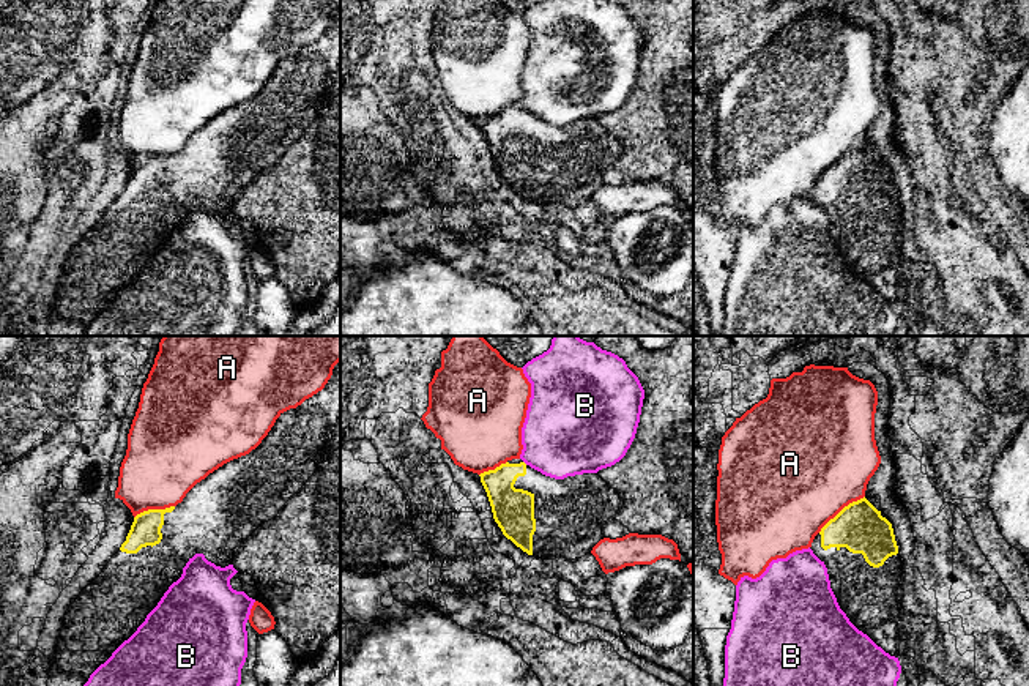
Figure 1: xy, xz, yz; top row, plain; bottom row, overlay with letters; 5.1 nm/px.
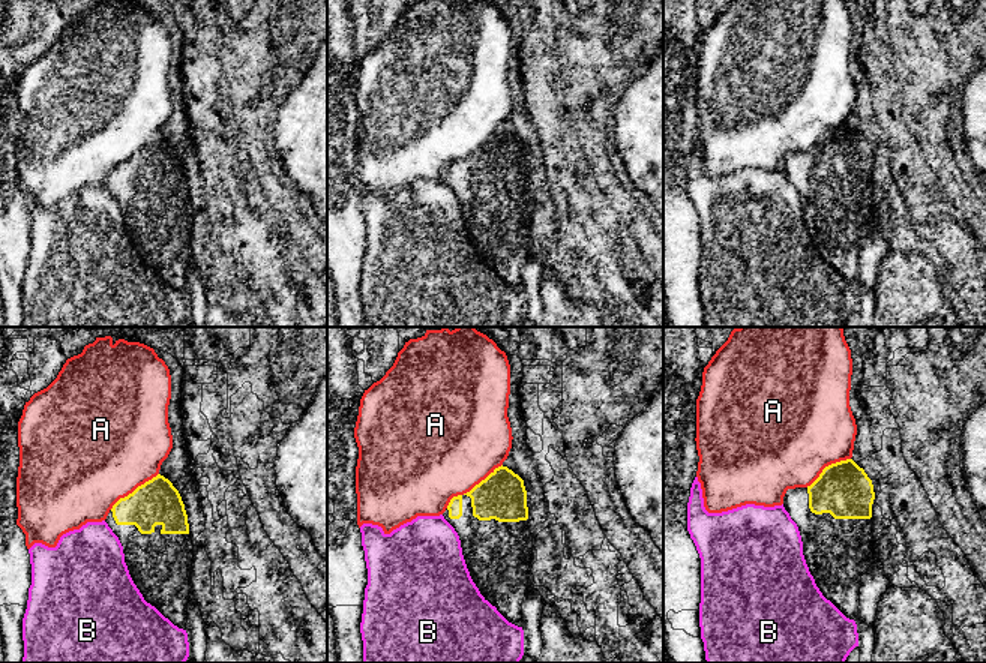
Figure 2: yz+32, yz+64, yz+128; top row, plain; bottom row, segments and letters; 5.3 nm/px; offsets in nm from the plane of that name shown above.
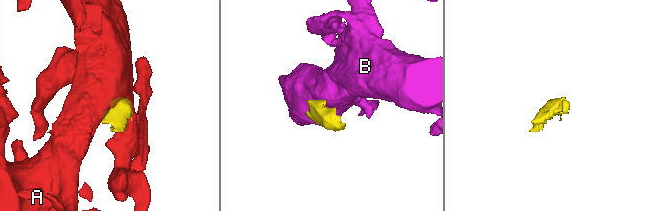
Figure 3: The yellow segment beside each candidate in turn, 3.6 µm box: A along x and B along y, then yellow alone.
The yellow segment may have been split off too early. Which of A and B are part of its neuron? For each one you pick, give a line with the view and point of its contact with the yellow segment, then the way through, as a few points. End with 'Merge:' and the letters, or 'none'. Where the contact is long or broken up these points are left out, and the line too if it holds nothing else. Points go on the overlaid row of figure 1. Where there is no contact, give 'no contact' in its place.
Merge: none

